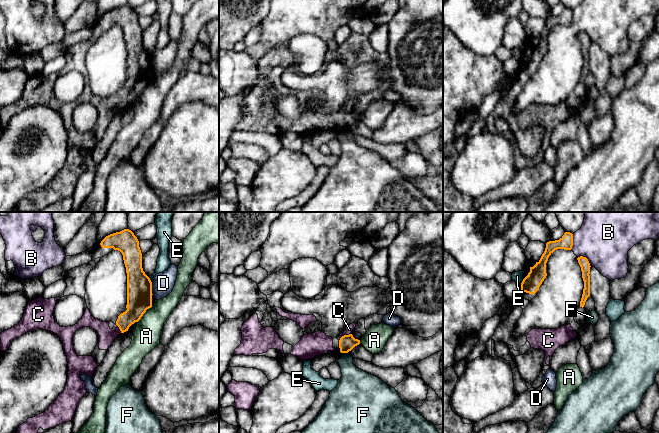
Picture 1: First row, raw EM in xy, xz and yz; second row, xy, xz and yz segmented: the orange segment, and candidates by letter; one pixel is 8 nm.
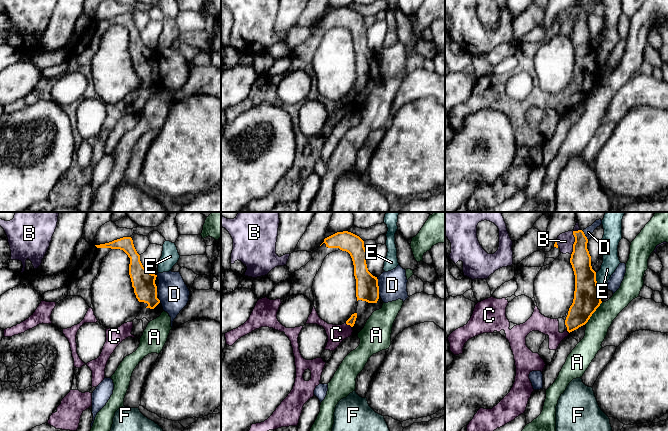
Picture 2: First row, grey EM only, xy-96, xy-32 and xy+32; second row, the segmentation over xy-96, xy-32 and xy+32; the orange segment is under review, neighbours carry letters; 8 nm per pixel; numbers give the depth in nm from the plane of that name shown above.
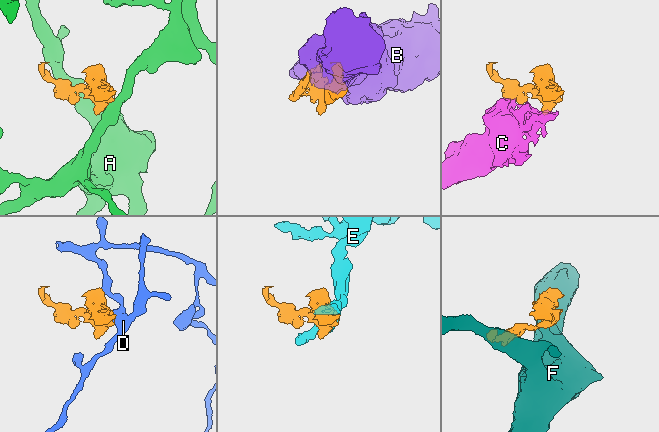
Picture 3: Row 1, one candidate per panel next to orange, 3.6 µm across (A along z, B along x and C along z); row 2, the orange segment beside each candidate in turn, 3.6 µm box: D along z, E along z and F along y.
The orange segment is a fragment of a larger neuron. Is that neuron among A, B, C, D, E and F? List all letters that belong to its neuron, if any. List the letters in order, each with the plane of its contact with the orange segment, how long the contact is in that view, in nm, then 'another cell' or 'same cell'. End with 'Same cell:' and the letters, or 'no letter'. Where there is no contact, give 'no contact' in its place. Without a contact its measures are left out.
A: meets orange in xy; contact 180 nm long; another cell
B: meets orange in yz; contact 130 nm long; another cell
C: meets orange in xz; contact 80 nm long; same cell
D: meets orange in xy; contact 110 nm long; another cell
E: meets orange in xy; contact 50 nm long; another cell
F: meets orange in xz; contact 30 nm long; another cell
Same cell: C

